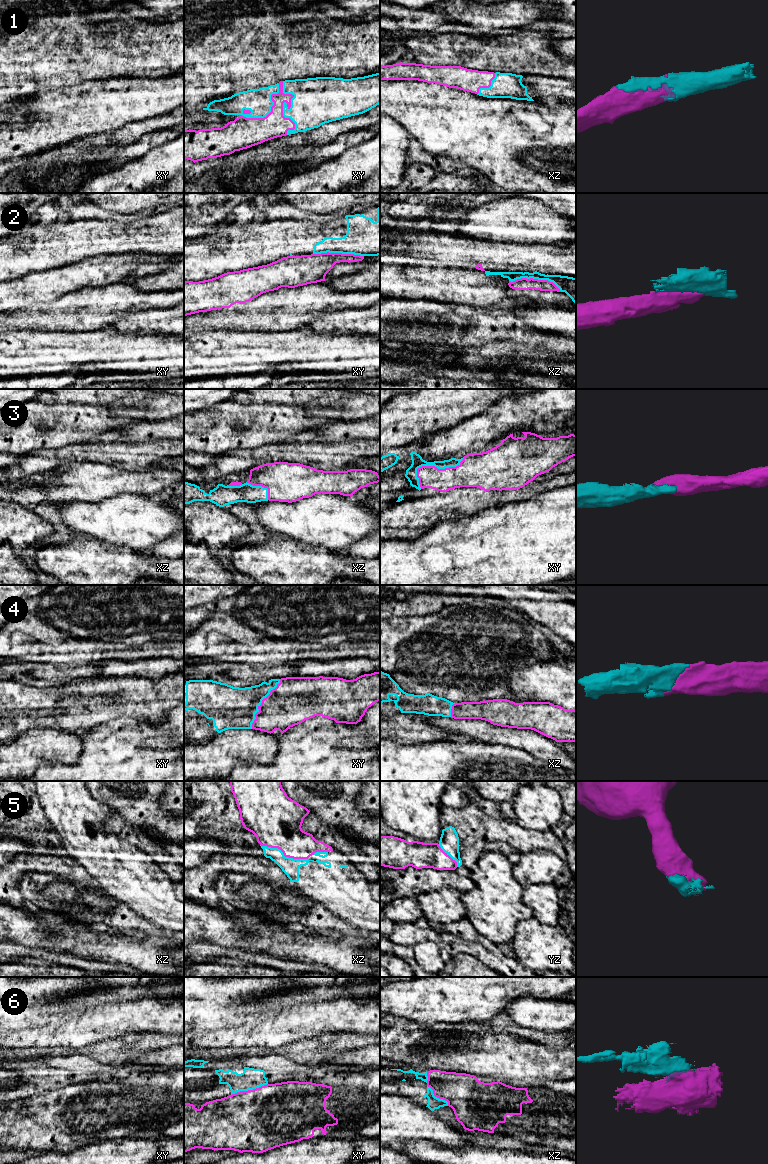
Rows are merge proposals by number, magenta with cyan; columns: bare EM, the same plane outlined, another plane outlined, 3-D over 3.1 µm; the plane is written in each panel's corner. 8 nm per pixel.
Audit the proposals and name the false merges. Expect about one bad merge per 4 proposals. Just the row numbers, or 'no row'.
2, 6

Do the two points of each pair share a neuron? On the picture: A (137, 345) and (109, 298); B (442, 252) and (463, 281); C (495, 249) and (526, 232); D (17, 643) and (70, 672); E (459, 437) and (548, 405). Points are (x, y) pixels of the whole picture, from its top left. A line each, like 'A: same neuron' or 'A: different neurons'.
A: different neurons
B: different neurons
C: different neurons
D: different neurons
E: same neuron

